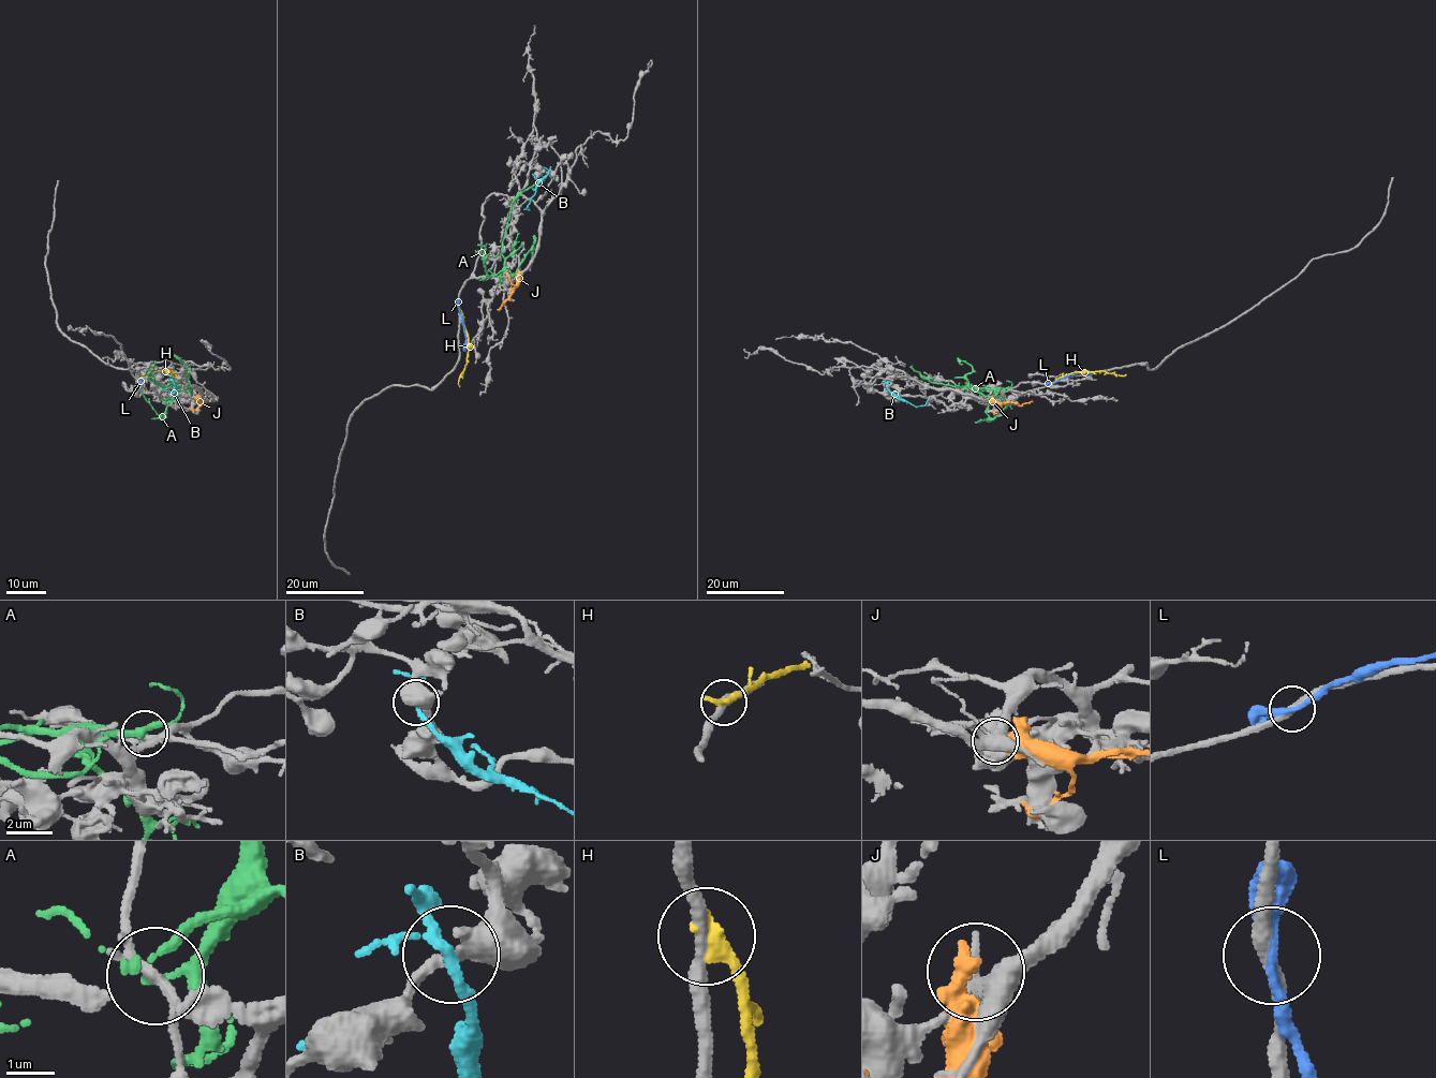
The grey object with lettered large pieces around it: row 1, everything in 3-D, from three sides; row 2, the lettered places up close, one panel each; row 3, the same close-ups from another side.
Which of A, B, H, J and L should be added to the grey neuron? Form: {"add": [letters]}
{"add": []}

